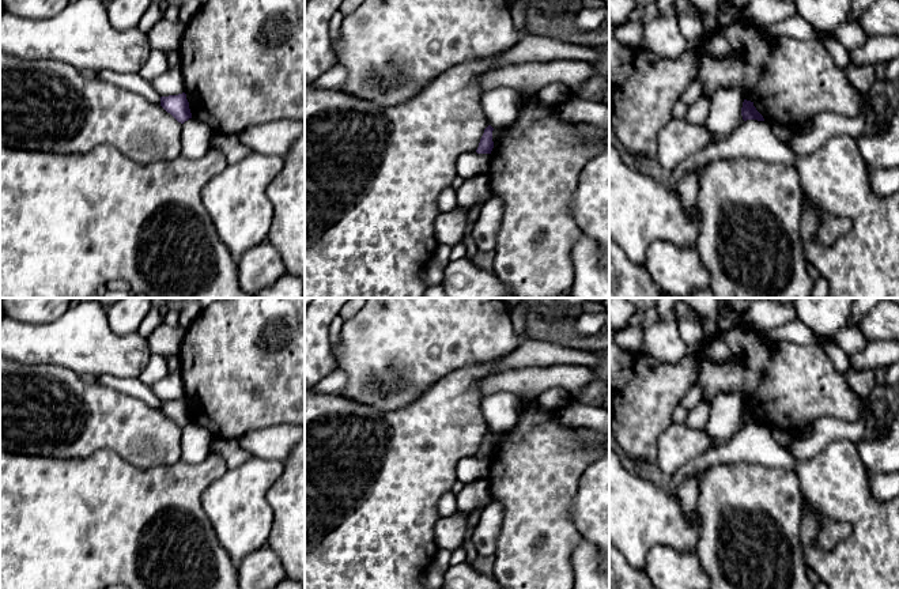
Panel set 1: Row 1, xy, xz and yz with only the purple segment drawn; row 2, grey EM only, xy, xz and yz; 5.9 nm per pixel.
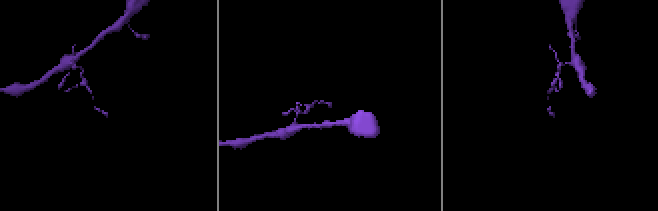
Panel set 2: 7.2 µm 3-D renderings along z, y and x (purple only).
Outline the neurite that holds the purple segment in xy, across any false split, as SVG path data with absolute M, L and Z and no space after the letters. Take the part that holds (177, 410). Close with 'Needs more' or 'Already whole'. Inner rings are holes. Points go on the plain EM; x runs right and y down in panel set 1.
M185 397L178 400L160 401L160 411L181 428L192 423Z. Already whole

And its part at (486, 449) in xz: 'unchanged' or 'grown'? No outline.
unchanged

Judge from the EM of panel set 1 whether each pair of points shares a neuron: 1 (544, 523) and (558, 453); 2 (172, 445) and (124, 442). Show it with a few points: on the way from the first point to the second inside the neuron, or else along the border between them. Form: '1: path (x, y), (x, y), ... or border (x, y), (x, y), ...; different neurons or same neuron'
1: path (544, 505), (544, 471); same neuron
2: path (159, 442), (136, 442); same neuron

